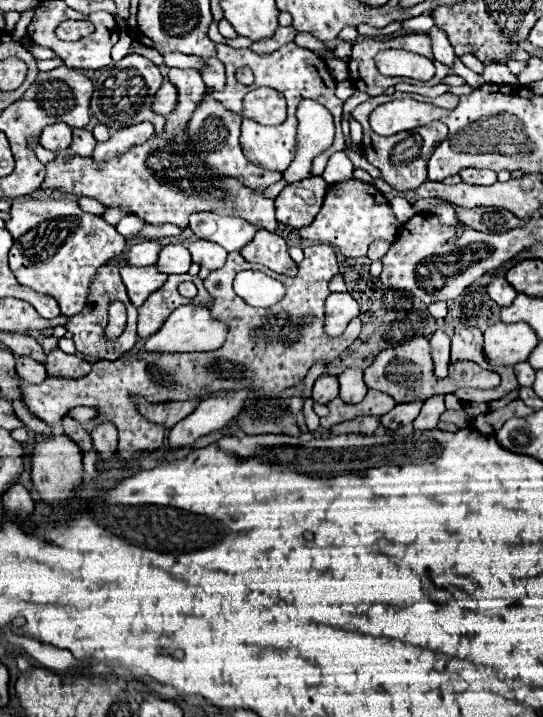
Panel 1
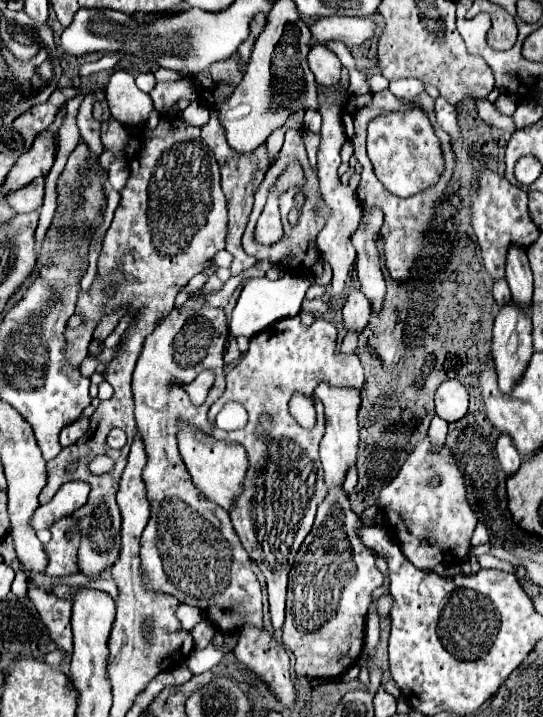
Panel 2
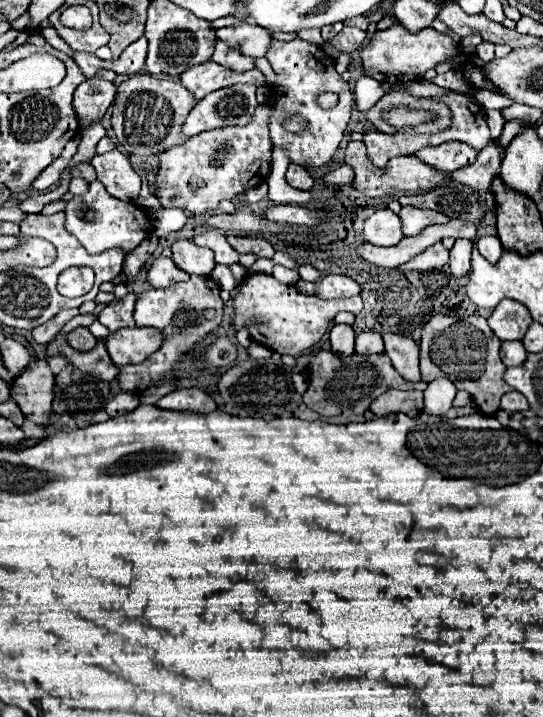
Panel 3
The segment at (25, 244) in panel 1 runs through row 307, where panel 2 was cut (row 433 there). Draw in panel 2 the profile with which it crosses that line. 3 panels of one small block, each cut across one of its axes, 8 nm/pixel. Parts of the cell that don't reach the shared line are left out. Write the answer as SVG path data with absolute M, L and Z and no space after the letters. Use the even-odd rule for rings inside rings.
M78 418L76 422L68 424L62 428L60 432L60 444L62 446L68 446L68 444L74 444L76 440L80 440L84 436L84 432L88 432L88 418Z

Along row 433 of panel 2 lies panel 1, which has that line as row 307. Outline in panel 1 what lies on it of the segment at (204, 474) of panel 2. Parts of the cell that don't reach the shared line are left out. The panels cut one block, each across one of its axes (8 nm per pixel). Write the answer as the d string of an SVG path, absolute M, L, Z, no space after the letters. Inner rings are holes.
M186 304L186 306L178 306L168 320L164 322L164 326L146 338L144 350L146 352L210 352L216 350L224 344L226 340L226 324L220 320L214 320L210 316L208 308L202 306L194 306L194 304Z

